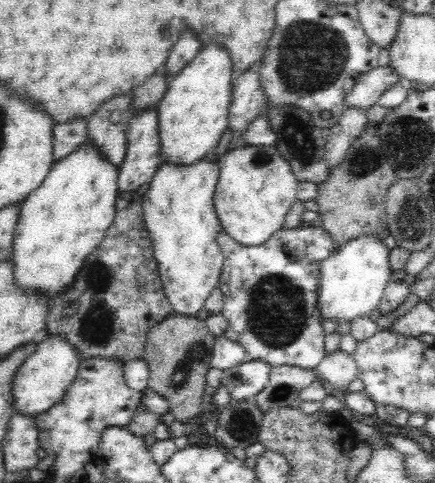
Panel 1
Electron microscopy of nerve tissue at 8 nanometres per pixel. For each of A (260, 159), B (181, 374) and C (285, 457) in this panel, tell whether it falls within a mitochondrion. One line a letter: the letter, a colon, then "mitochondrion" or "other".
A: mitochondrion
B: mitochondrion
C: other

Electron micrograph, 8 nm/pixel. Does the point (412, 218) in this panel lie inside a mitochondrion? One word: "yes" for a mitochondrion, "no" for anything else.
yes

